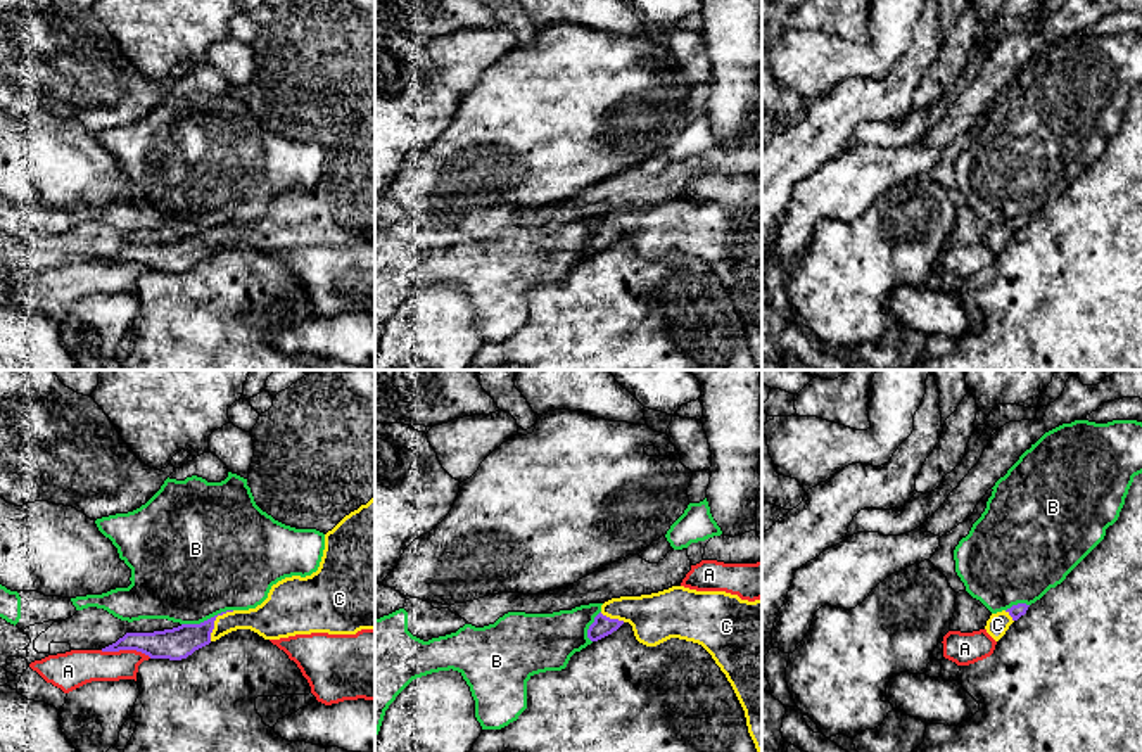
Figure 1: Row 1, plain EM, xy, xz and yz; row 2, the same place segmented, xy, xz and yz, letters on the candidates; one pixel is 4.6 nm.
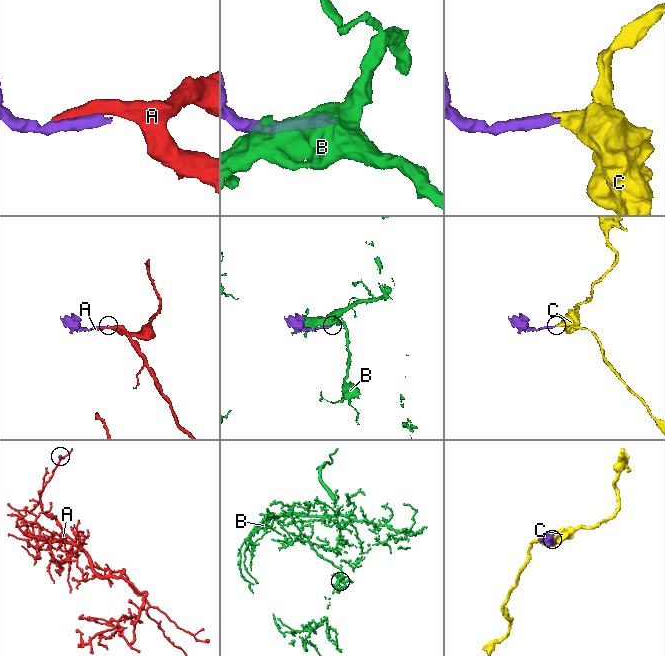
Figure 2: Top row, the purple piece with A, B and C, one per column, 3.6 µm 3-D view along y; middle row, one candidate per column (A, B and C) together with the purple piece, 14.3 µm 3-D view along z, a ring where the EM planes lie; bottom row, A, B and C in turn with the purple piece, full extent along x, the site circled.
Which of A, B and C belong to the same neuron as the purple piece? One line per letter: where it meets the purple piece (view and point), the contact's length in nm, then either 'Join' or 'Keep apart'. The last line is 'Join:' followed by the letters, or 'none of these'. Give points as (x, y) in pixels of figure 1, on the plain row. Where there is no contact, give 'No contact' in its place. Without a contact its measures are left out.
A: Touches purple at xy (126, 261). Shared border 240 nm. Keep apart
B: Touches purple at xy (208, 232). Shared border 260 nm. Keep apart
C: Touches purple at xy (215, 232). Shared border 180 nm. Join
Join: C

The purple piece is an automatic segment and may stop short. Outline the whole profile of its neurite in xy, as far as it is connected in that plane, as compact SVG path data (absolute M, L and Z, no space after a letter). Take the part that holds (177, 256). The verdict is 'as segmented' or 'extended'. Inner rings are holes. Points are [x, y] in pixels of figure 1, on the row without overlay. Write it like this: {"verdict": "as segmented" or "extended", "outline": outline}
{"verdict": "extended", "outline": "M375 109L325 147L325 163L316 185L278 194L256 221L226 223L200 237L181 237L164 244L126 245L102 264L136 263L150 271L181 273L237 242L251 242L264 252L311 245L356 247L361 242L375 242Z"}

